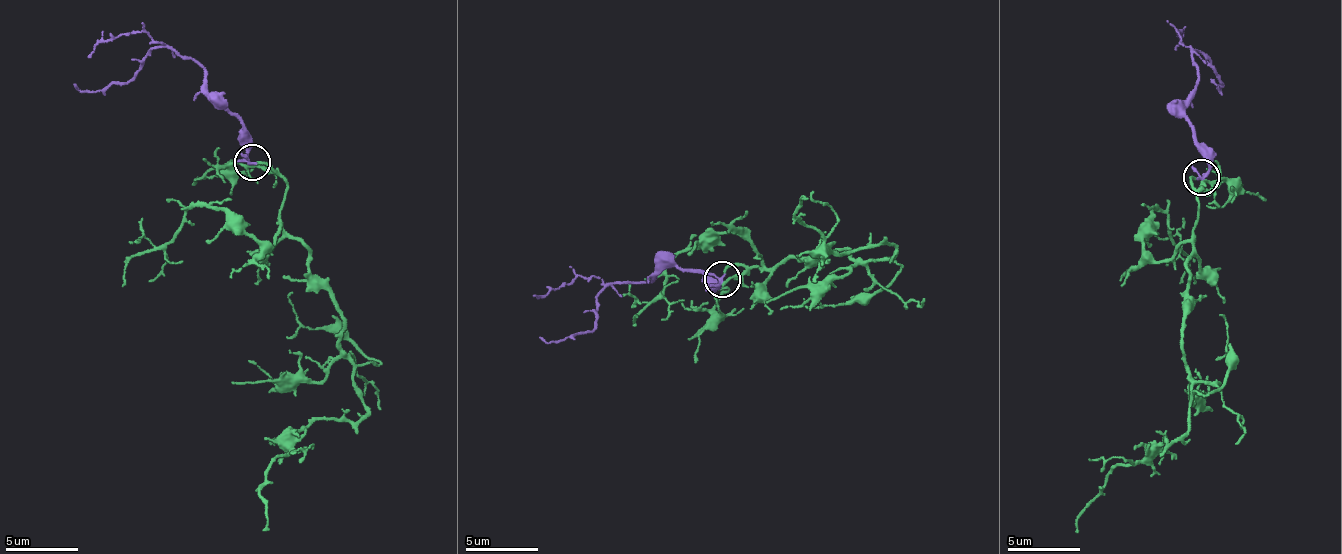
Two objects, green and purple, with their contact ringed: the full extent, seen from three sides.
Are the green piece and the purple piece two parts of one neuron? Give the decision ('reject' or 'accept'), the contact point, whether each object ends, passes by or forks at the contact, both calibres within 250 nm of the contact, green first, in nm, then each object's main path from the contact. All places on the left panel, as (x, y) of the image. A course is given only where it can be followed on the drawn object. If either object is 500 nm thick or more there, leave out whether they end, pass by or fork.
accept; place (252, 162); green forks; purple ends; calibres 160 and 280 nm; course green (252, 163), (288, 185), (282, 225), (331, 294), (366, 413), (303, 426), (267, 472), (261, 529); course purple (252, 163), (247, 133), (206, 92), (201, 67), (172, 49), (149, 51), (125, 81), (72, 83)

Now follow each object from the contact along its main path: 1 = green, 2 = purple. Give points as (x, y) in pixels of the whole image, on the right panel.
1: (1202, 178), (1180, 336), (1192, 395), (1187, 428), (1170, 445), (1161, 437), (1105, 478), (1076, 531)
2: (1202, 178), (1208, 149), (1194, 137), (1184, 113), (1197, 75), (1196, 49), (1223, 84), (1210, 78)

